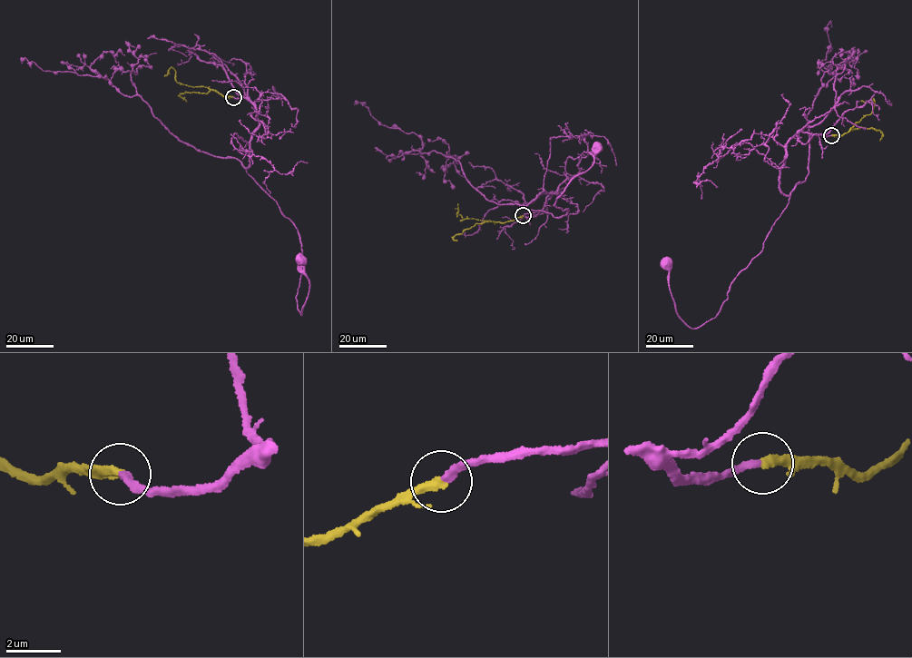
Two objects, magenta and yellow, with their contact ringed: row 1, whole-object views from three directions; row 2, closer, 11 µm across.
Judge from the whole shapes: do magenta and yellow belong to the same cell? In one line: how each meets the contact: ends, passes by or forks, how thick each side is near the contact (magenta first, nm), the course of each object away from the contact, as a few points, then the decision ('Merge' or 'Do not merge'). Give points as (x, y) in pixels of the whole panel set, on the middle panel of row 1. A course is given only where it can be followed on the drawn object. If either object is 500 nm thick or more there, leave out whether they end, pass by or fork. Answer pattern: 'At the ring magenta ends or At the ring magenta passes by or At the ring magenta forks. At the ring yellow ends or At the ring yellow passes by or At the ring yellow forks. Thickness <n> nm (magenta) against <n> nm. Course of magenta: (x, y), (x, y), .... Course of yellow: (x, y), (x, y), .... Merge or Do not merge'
At the ring magenta ends. At the ring yellow ends. Thickness 280 nm (magenta) against 320 nm. Course of magenta: (523, 215), (539, 211), (558, 190), (524, 208), (564, 215), (568, 209), (554, 205), (593, 165), (596, 145). Course of yellow: (523, 215), (504, 222), (467, 218), (461, 220), (457, 203). Merge

